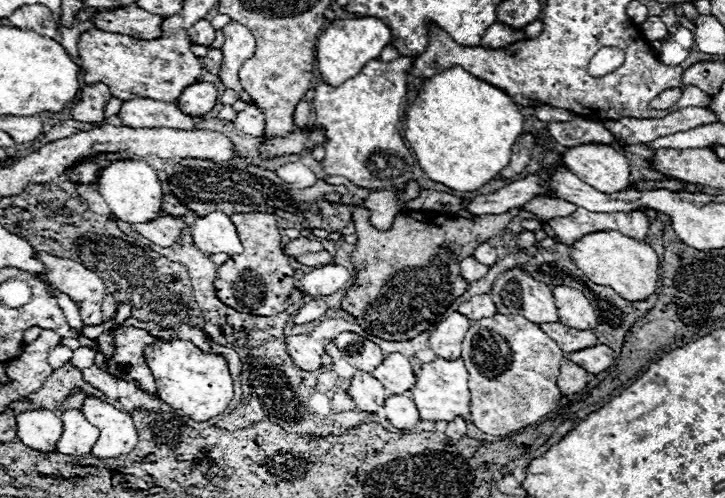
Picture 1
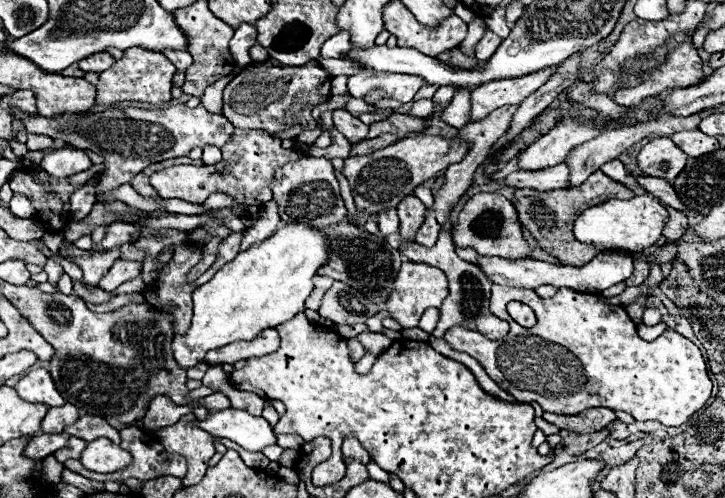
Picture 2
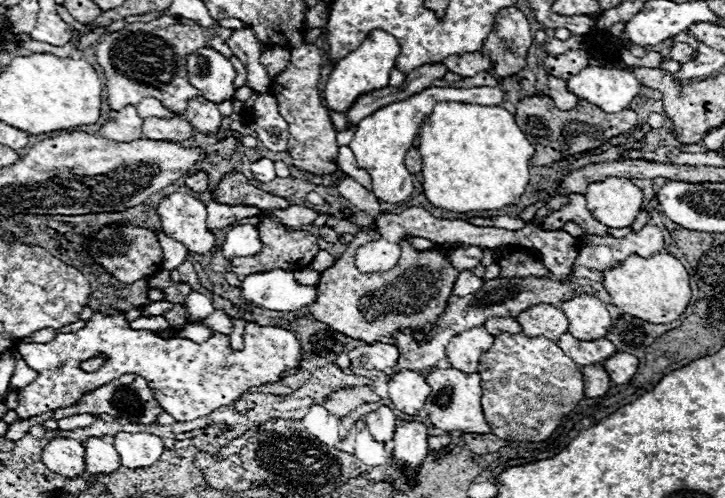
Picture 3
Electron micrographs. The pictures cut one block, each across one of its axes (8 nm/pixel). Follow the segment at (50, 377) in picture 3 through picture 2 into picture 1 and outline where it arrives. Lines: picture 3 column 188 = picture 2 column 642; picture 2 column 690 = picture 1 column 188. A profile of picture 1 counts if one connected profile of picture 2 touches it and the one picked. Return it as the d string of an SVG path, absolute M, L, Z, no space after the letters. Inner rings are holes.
M152 342L144 348L146 364L154 374L154 382L158 386L158 396L168 402L172 408L182 410L196 422L210 420L222 414L232 396L234 396L234 382L230 378L228 366L220 356L200 352L192 342Z

